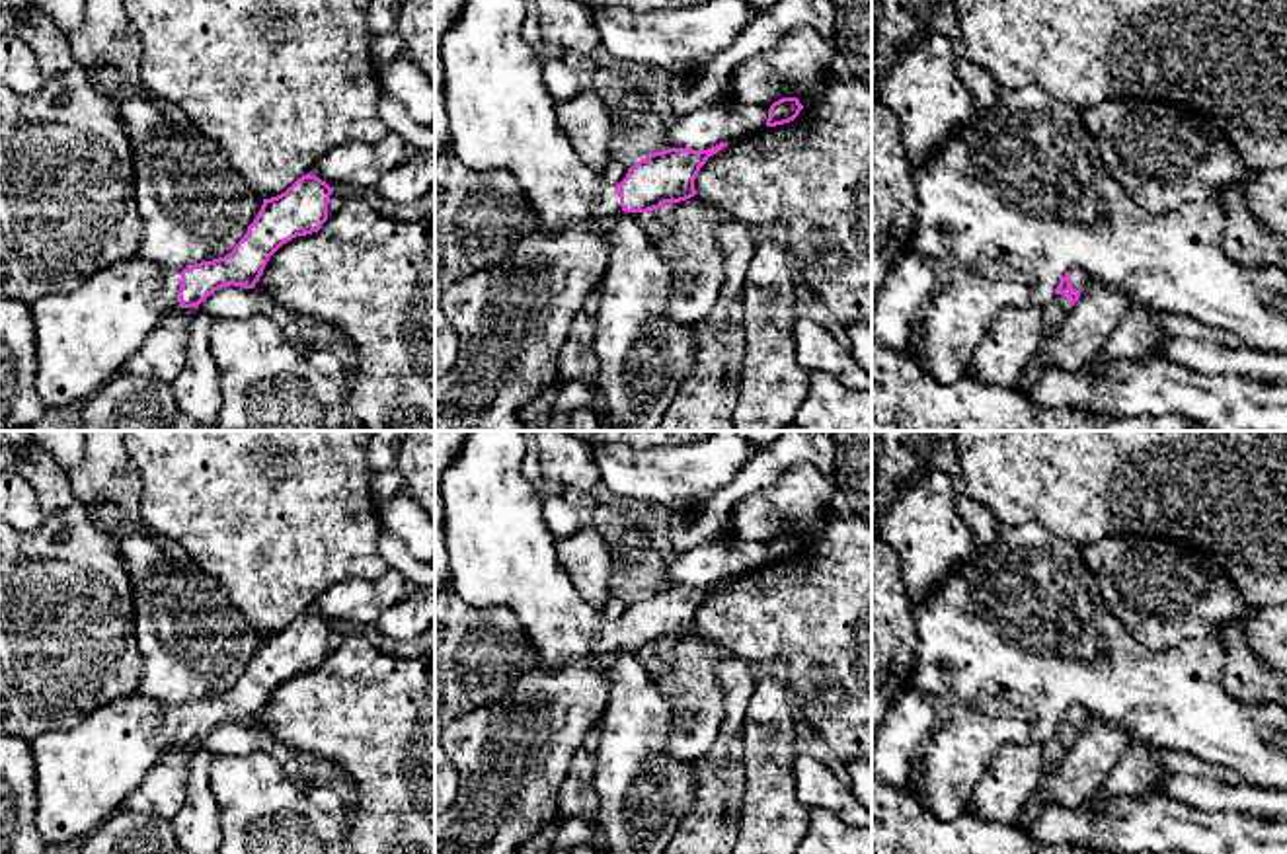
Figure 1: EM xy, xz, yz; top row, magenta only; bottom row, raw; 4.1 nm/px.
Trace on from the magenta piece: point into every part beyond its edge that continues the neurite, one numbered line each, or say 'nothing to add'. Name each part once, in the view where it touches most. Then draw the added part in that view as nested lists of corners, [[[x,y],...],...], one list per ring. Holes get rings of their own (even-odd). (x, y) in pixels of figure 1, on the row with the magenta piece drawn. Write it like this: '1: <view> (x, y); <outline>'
1: xy (84, 338); [[[133,255],[98,271],[76,291],[47,294],[31,304],[37,335],[35,390],[47,408],[84,404],[146,341],[150,331],[174,308],[179,308],[181,271],[166,269]]]

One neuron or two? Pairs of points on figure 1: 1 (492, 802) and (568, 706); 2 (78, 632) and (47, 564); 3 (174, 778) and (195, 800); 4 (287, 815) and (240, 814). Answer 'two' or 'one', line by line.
1: one
2: one
3: two
4: one

